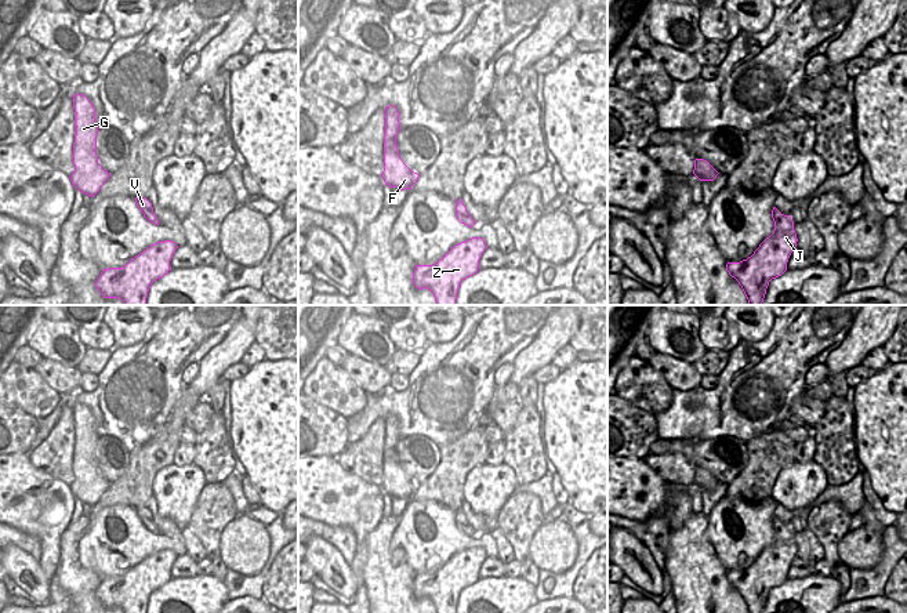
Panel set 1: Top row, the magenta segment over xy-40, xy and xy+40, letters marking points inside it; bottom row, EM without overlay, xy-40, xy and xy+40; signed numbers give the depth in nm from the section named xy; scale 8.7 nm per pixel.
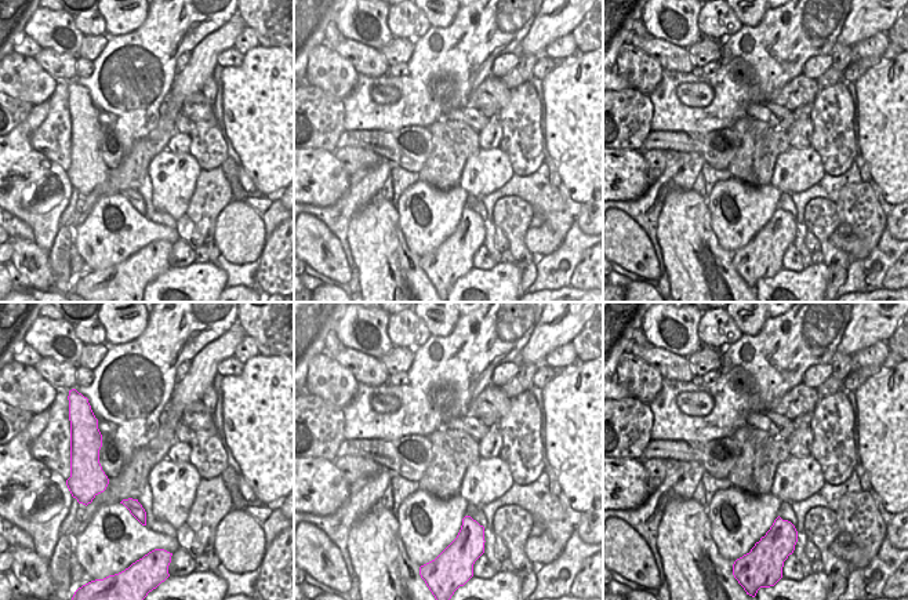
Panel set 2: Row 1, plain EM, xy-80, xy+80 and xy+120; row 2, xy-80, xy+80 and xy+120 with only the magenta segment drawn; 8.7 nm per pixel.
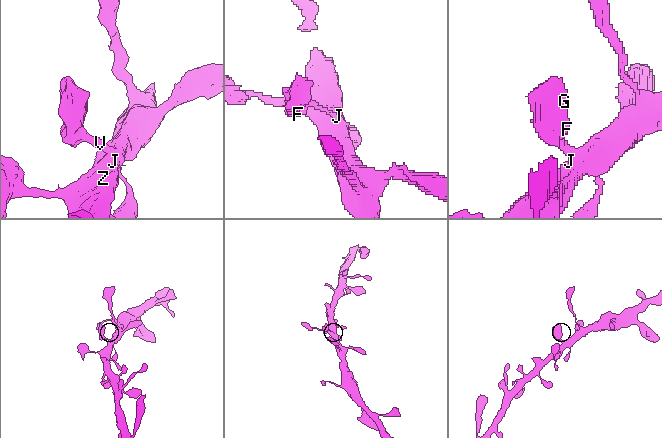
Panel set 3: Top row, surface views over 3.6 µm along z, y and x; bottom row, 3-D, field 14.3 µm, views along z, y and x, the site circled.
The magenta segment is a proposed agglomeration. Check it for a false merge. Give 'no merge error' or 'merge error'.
no merge error

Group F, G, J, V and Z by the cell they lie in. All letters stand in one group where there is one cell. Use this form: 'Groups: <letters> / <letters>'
Groups: F G J V Z

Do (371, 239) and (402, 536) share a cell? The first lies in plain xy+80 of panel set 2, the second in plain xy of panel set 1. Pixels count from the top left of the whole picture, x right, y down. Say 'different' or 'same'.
different

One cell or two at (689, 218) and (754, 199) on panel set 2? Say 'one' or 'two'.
two

